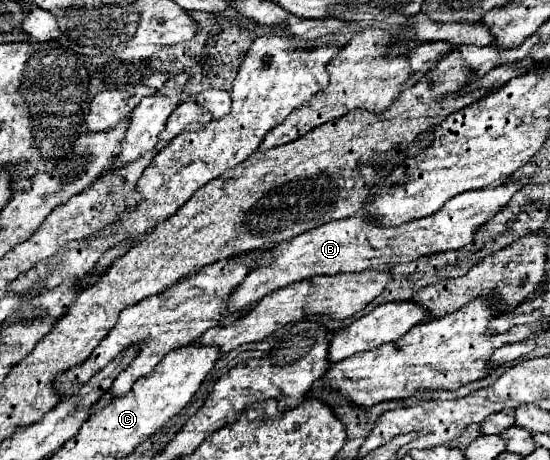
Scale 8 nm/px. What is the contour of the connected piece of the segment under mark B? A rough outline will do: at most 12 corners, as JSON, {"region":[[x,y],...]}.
{"region":[[525,184],[463,192],[427,218],[323,224],[251,250],[229,306],[305,278],[461,248]]}

